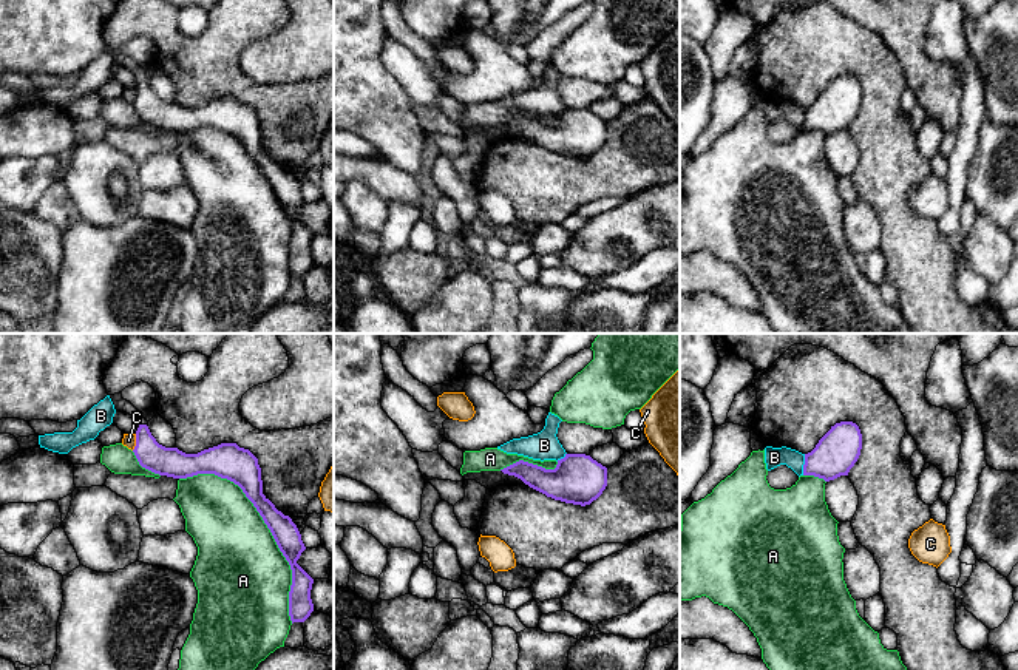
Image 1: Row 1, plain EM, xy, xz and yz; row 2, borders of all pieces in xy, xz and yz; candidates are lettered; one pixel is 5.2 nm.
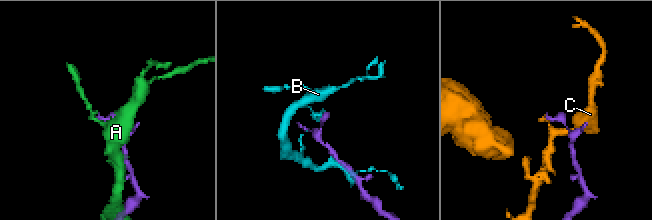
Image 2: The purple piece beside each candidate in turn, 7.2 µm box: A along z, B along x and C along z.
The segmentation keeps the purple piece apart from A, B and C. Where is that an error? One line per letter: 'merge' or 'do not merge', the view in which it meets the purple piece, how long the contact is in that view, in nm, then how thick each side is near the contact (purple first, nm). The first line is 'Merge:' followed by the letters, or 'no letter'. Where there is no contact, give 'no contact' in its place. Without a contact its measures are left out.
Merge: no letter
A: do not merge; meets purple in xy; contact 950 nm long; 140 nm thick on the purple side, 440 nm on the other
B: do not merge; meets purple in yz; contact 110 nm long; 220 nm thick on the purple side, 100 nm on the other
C: do not merge; meets purple in xy; contact 90 nm long; 150 nm thick on the purple side, 70 nm on the other

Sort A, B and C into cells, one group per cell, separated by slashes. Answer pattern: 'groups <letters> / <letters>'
groups A / B / C

